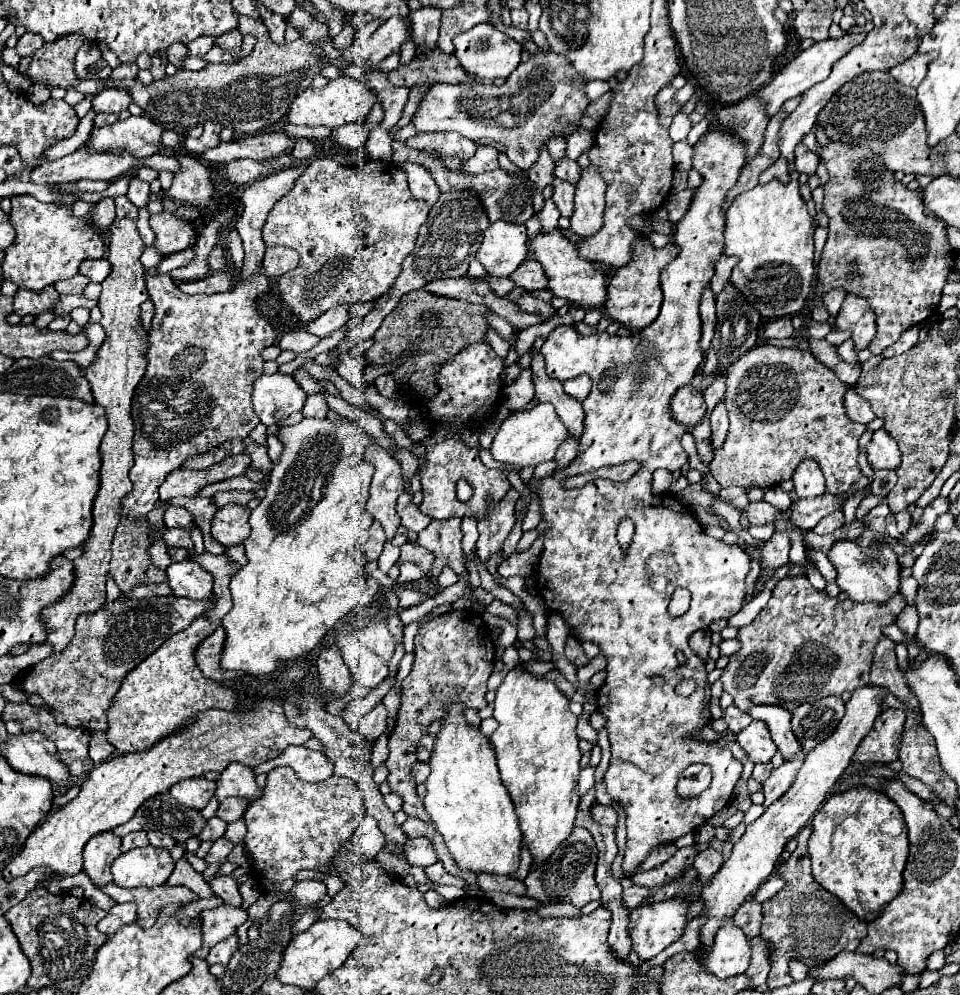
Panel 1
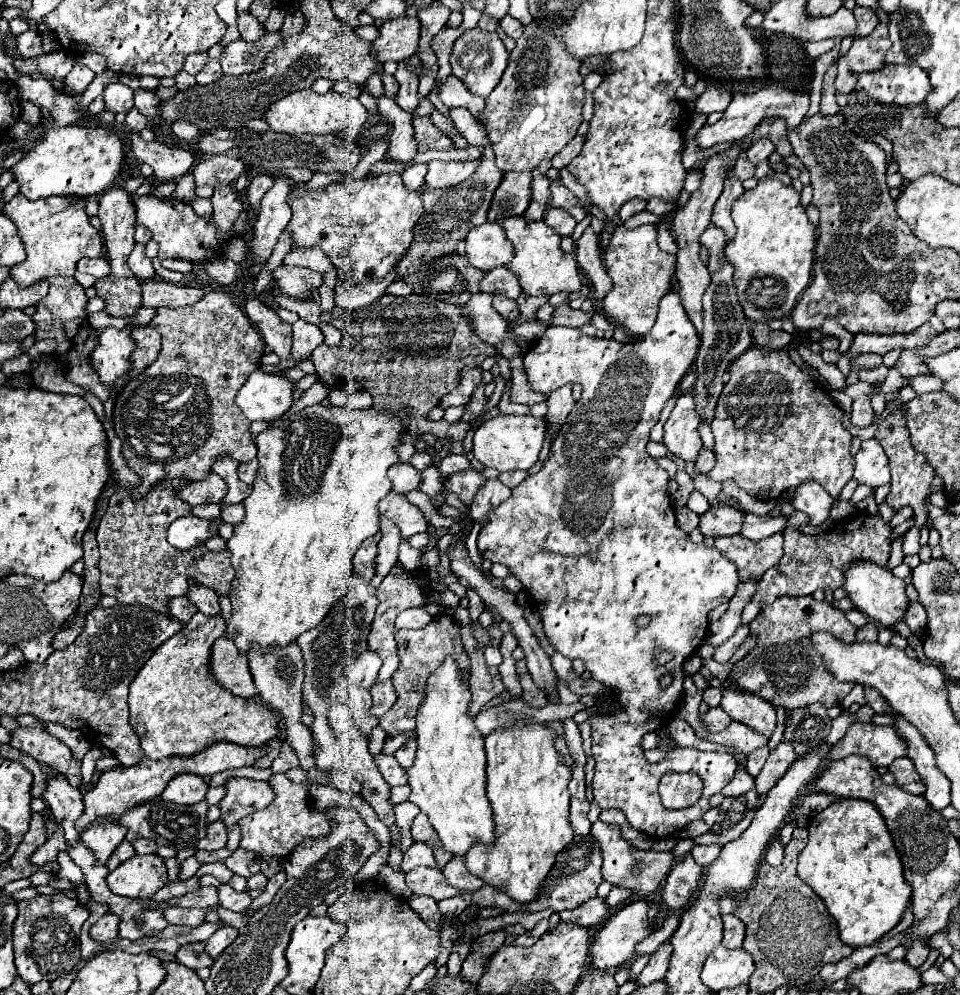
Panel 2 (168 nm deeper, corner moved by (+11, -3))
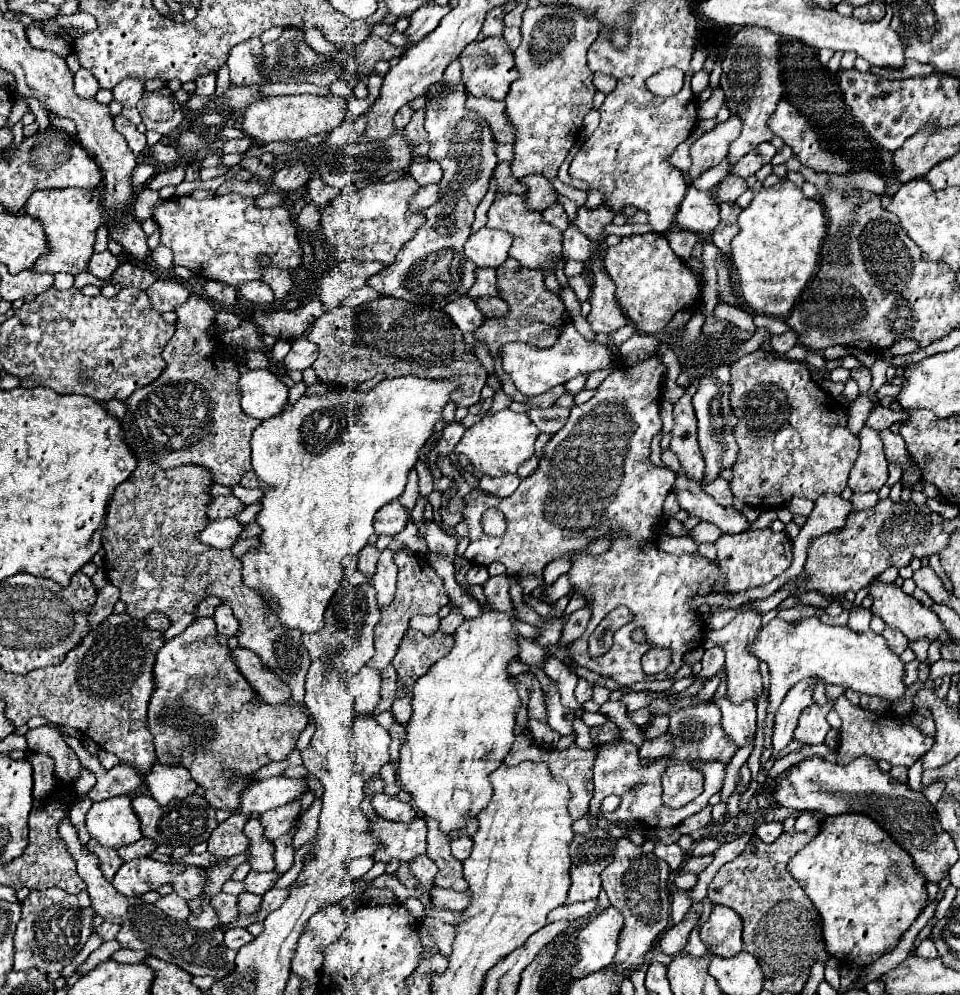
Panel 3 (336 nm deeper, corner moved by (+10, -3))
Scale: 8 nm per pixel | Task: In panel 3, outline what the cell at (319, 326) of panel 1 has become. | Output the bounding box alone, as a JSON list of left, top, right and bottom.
[284,337,318,369]

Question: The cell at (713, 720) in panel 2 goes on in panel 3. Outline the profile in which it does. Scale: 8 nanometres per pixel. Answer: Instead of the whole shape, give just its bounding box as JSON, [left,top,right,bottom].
[662,701,738,809]

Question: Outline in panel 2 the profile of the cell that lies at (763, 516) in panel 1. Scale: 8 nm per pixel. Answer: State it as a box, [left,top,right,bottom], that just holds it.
[699,507,743,537]

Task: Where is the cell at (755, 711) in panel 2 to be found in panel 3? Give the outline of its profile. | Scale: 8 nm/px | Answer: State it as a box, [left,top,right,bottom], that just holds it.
[704,607,762,703]

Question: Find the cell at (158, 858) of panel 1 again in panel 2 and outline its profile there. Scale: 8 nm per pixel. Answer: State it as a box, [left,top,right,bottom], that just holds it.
[107,855,167,899]

